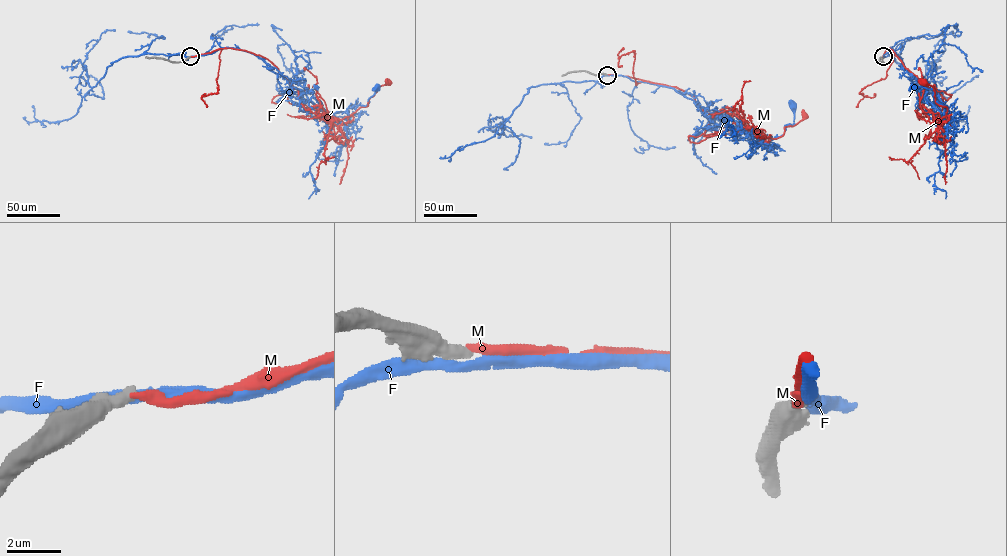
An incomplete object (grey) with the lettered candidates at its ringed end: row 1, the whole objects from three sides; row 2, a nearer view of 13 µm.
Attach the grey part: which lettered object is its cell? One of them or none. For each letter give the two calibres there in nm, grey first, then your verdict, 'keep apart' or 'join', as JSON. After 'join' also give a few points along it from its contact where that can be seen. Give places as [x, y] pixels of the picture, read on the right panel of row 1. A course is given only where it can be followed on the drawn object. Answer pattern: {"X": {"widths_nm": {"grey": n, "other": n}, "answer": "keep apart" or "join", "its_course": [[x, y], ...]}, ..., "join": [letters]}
{"F": {"widths_nm": {"grey": 750, "other": 380}, "answer": "keep apart"}, "M": {"widths_nm": {"grey": 500, "other": 320}, "answer": "keep apart"}, "join": []}

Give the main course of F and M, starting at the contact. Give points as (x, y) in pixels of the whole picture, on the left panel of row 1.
F: (190, 56), (226, 47), (253, 53), (292, 88), (302, 90), (309, 100), (332, 113), (366, 105), (377, 88)
M: (190, 56), (225, 48), (259, 55), (296, 88), (306, 109), (319, 105), (334, 119), (366, 106), (388, 82)

